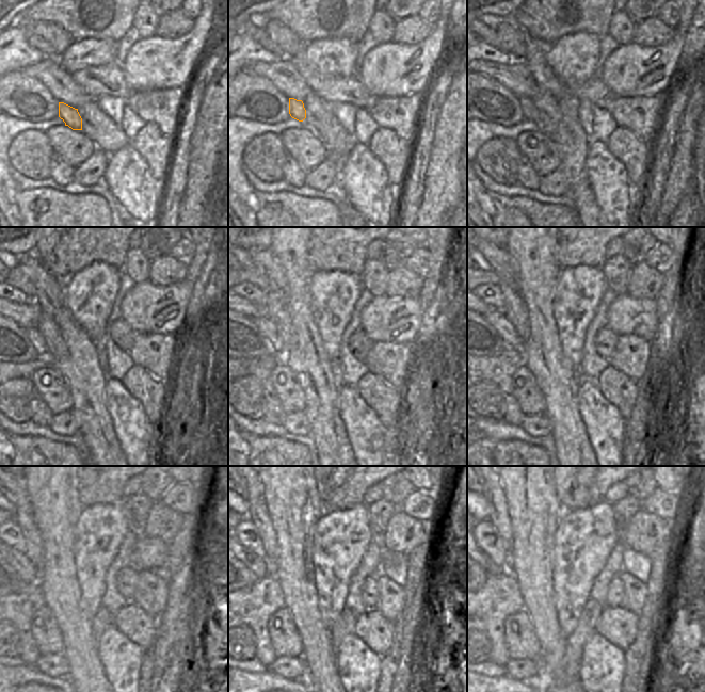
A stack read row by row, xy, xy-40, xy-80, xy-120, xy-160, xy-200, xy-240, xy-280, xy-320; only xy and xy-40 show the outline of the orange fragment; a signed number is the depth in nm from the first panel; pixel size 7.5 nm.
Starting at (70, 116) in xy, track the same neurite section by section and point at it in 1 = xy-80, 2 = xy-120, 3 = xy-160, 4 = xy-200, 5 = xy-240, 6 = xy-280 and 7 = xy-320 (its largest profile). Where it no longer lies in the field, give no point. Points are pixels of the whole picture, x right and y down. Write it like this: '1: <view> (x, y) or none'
1: xy-80 (530, 112)
2: xy-120 (32, 332)
3: xy-160 (263, 324)
4: xy-200 (503, 327)
5: xy-240 (28, 573)
6: xy-280 (260, 566)
7: xy-320 (492, 568)

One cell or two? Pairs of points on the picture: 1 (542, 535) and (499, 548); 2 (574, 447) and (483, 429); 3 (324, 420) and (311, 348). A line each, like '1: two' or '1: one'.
1: two
2: two
3: one

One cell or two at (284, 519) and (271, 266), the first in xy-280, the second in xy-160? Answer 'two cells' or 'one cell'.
two cells

